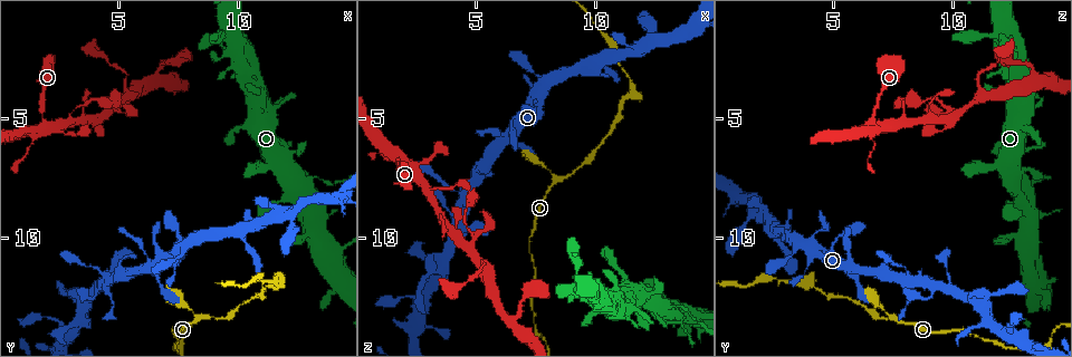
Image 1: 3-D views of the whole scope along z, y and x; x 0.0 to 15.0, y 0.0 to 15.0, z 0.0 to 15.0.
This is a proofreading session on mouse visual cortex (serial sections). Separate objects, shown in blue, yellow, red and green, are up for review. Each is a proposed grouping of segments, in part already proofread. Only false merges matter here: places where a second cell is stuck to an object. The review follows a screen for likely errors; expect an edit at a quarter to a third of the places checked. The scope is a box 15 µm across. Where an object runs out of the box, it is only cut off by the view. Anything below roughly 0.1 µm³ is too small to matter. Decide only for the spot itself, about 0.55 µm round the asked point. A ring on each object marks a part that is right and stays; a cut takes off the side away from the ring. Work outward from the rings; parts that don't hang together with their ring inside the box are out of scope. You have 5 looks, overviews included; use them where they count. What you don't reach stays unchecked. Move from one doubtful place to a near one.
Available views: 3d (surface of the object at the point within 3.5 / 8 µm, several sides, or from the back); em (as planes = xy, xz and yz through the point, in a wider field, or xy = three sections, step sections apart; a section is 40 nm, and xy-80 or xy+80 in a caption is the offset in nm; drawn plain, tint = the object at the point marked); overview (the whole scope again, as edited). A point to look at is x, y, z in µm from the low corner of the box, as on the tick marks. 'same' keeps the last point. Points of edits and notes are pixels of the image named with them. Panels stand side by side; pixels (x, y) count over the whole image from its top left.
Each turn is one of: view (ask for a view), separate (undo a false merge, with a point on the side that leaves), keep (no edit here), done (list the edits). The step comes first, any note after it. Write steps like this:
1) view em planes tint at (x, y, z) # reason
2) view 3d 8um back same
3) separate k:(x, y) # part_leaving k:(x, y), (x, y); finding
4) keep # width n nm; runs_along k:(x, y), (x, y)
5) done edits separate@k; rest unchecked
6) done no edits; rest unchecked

view 3d 3.5um at (9.5, 1.5, 11.8) # thin neck

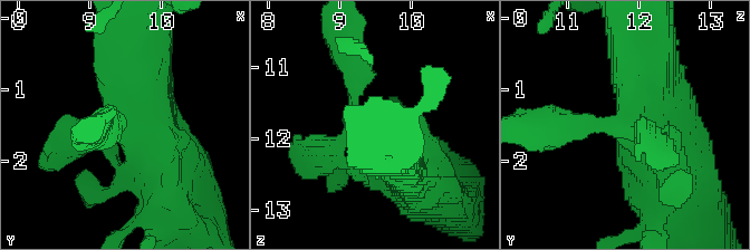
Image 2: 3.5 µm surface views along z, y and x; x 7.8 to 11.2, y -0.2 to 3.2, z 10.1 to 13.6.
view em xy step 1 tint same # shape alone is not enough

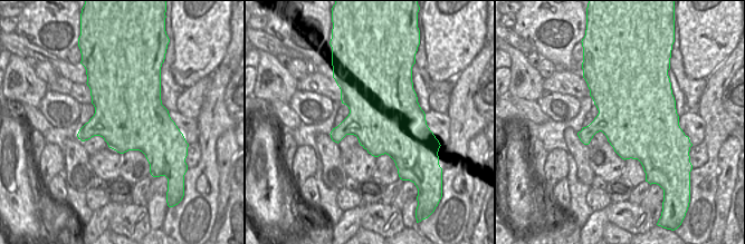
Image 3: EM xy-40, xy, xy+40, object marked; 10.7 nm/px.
keep # runs_along 2:(171, 180), (141, 125), (137, 50); continuous, no second cell

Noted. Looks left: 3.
view 3d 3.5um at (5.3, 4.1, 11.3) # three-way junction

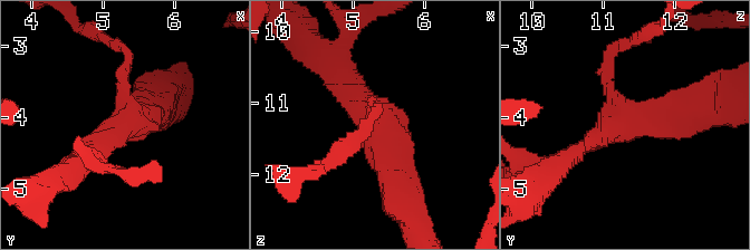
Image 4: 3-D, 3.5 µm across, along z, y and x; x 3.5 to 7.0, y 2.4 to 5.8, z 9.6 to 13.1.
view em xy step 5 tint at (5.40, 4.05, 11.30) # arms 3; arm_widths 150, 250, 500 nm

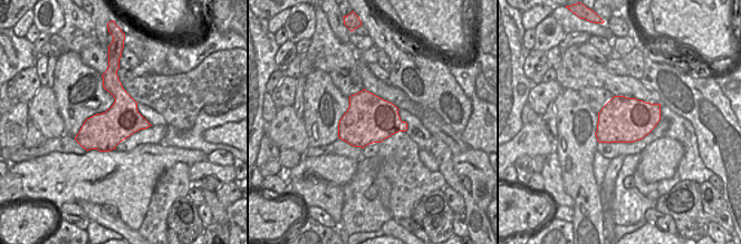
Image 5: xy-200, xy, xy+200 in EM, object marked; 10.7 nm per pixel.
keep # runs_along 4:(337, 73), (378, 122), (402, 188); continuous, no second cell

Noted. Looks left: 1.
done no edits; rest unchecked

